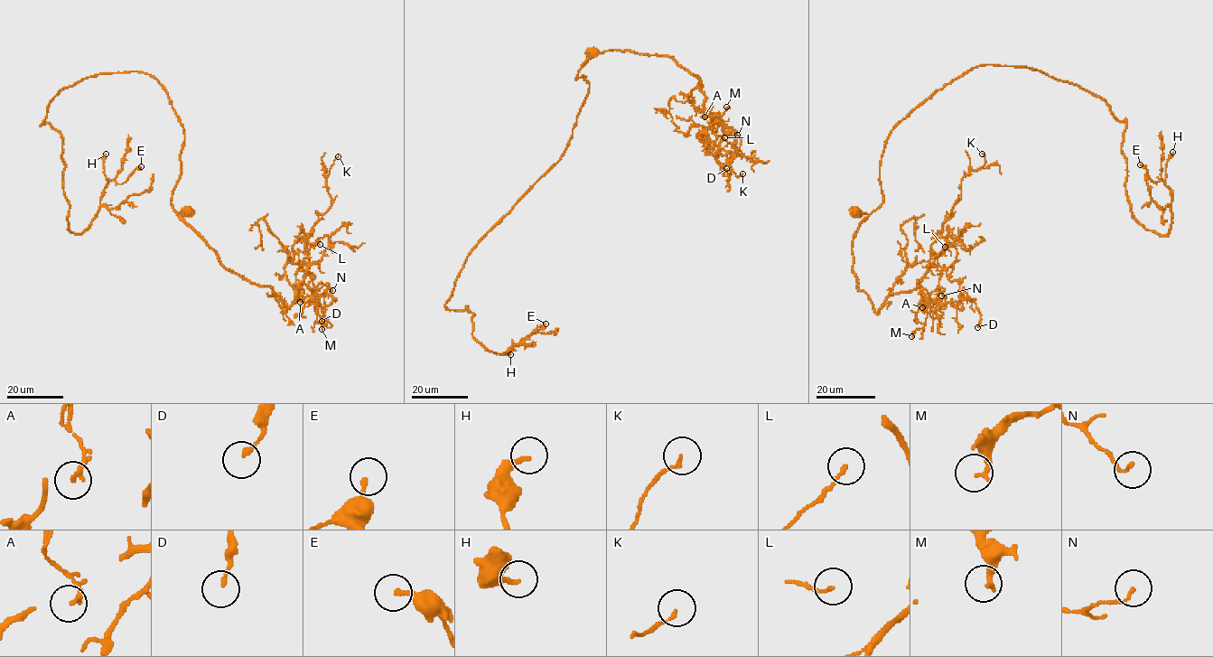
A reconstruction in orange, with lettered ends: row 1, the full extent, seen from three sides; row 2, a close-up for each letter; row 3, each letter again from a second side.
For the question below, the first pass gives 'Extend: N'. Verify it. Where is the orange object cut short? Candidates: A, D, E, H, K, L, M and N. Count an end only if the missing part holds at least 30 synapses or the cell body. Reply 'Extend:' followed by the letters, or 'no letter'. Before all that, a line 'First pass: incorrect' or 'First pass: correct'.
First pass: incorrect
Extend: no letter

